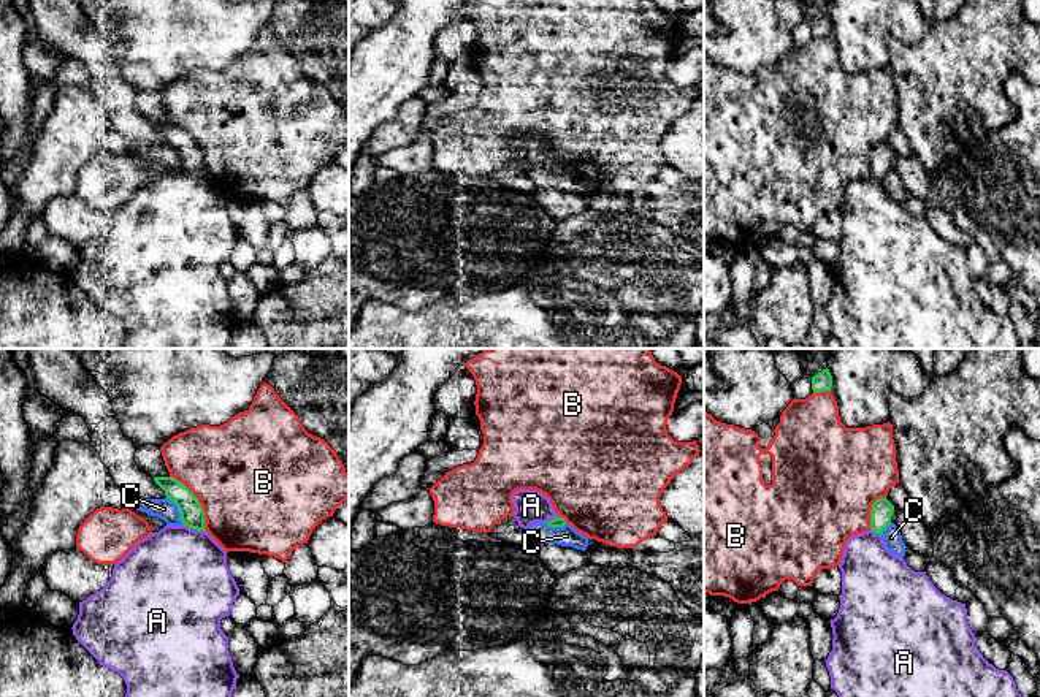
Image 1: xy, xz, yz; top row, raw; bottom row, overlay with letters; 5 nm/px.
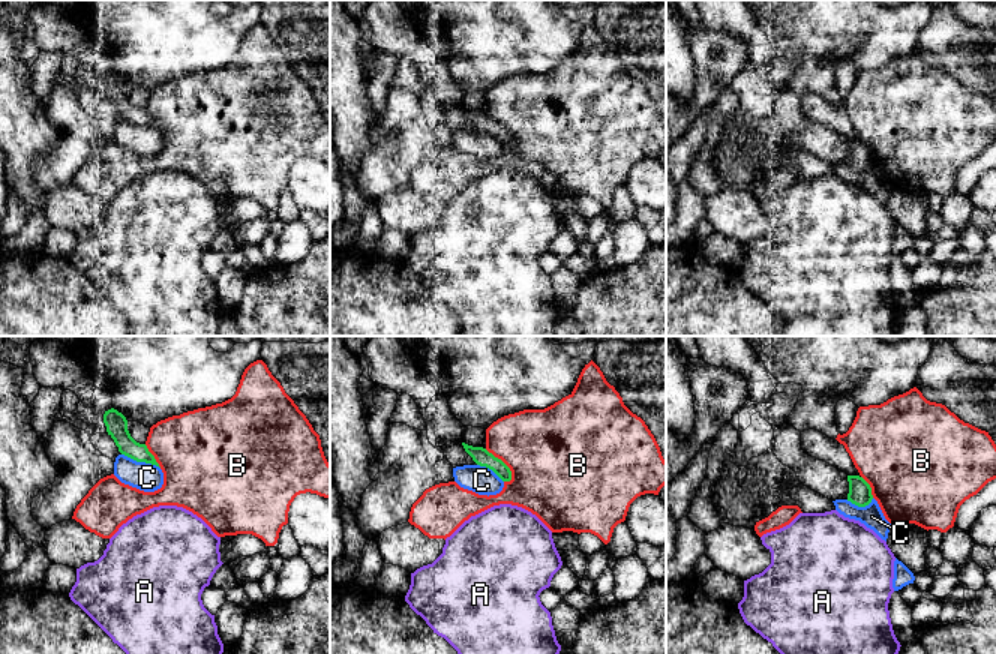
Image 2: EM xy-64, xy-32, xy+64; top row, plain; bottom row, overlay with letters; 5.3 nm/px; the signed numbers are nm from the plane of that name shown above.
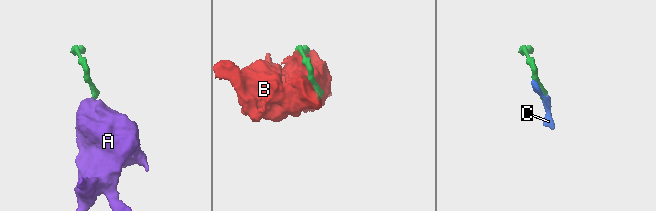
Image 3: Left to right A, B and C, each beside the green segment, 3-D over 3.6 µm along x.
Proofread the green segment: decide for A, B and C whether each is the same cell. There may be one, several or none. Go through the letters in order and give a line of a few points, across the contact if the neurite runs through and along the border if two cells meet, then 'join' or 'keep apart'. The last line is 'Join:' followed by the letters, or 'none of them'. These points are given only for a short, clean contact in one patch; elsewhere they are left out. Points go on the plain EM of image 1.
A: xy (183, 168), (205, 178) | keep apart
B: keep apart
C: keep apart
Join: none of them

